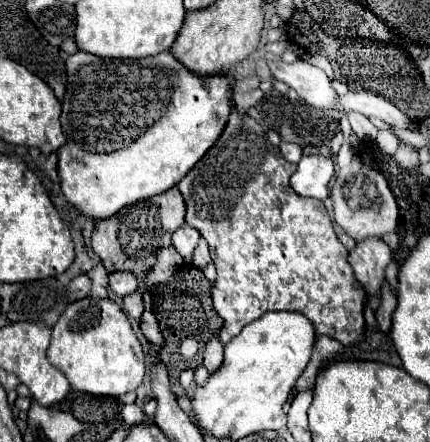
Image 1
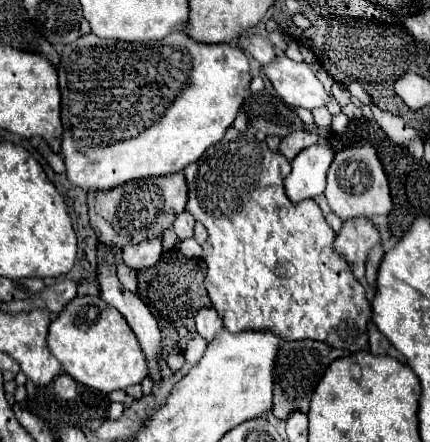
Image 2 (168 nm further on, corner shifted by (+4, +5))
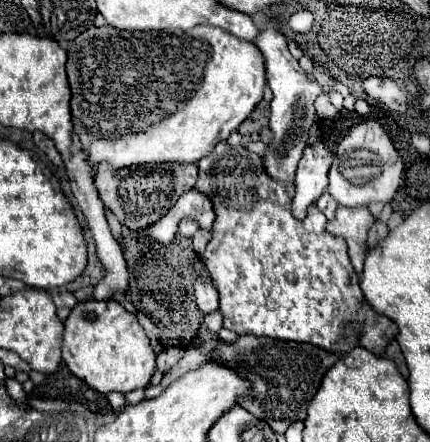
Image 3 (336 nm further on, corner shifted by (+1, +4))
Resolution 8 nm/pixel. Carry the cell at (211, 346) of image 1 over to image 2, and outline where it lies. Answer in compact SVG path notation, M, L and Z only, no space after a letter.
M200 308L196 314L196 330L210 342L218 330L222 330L222 318L214 308Z

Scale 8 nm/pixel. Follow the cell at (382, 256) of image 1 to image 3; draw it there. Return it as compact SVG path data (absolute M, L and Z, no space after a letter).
M339 207L335 219L327 223L327 231L335 237L343 237L349 245L349 259L353 269L361 275L363 259L367 253L367 233L375 225L375 217L367 207L345 209Z

